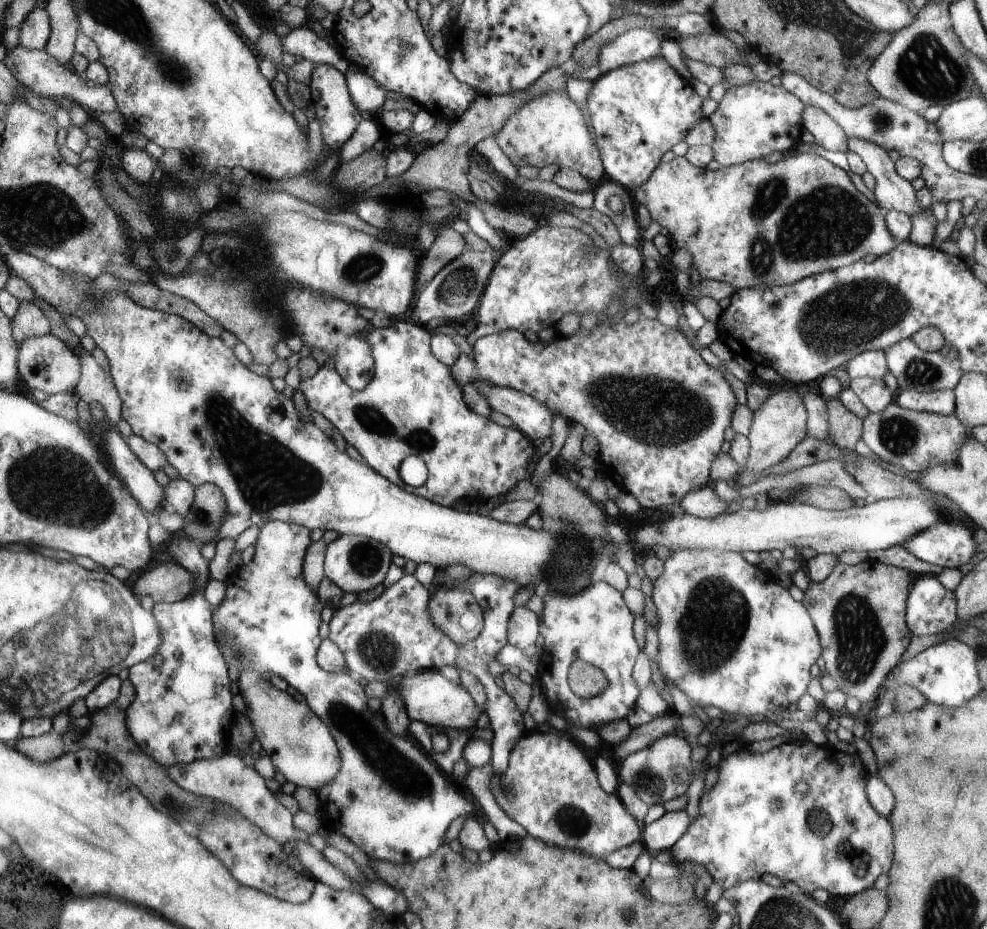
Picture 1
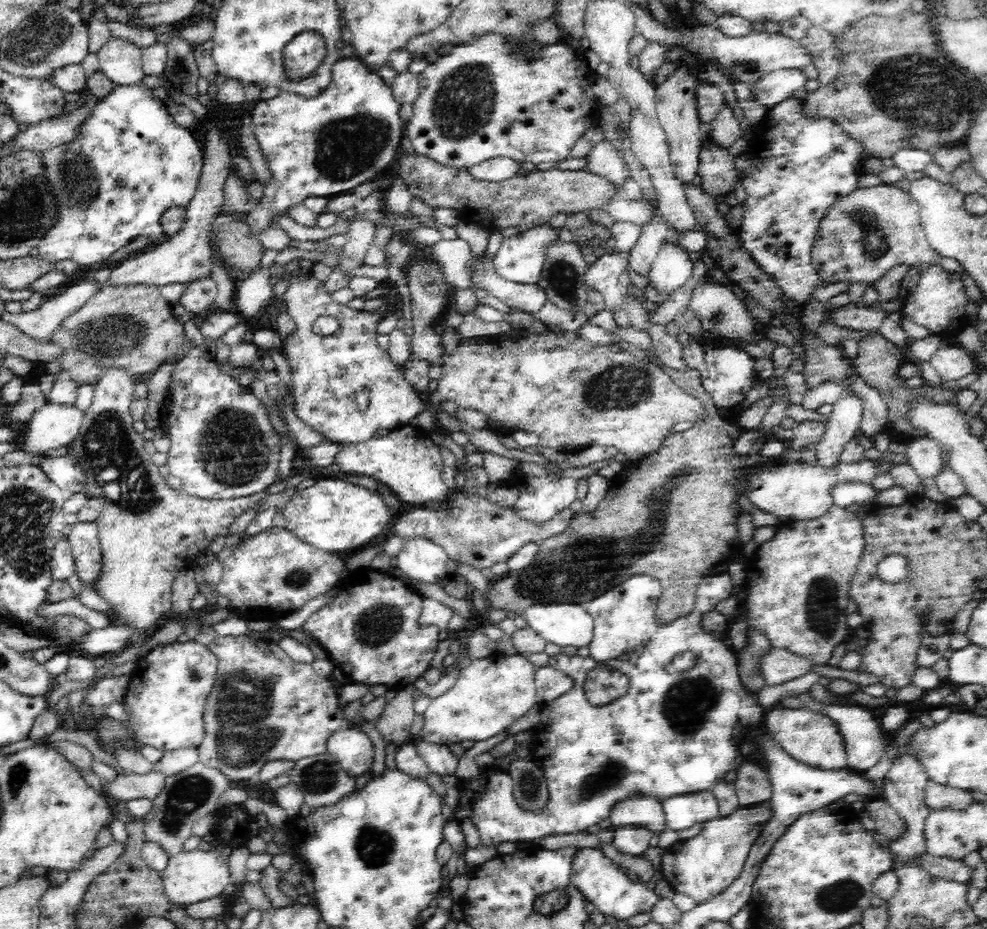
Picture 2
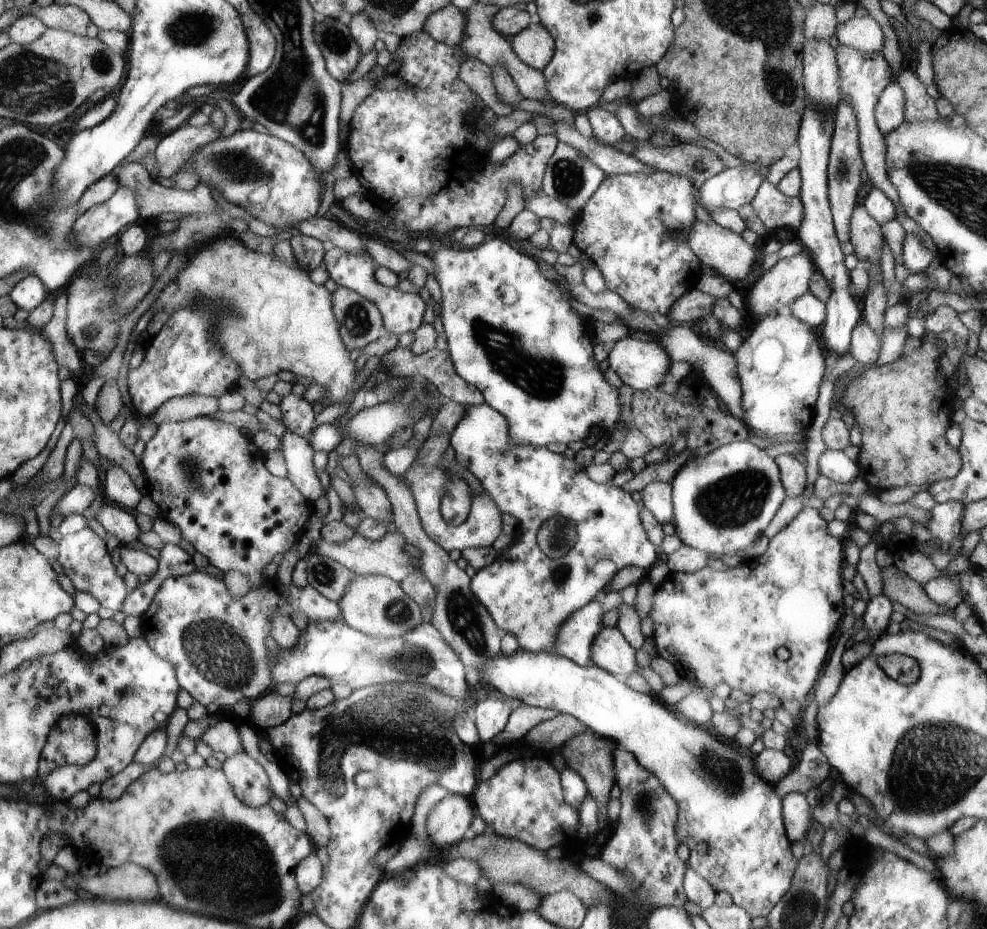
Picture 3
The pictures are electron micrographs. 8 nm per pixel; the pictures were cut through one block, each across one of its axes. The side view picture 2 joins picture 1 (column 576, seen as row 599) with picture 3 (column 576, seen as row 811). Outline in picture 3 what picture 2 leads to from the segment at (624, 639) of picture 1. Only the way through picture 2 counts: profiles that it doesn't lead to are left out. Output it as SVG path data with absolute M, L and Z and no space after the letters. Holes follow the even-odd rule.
M490 405L467 406L464 418L451 432L449 446L454 449L456 461L478 478L484 492L496 502L501 511L510 513L518 520L519 537L500 552L490 566L476 571L470 581L470 590L480 604L486 607L496 626L517 638L519 650L556 655L558 628L574 612L588 604L620 570L638 566L647 572L658 560L656 548L648 540L640 522L640 508L628 492L622 487L590 480L584 467L578 466L574 459L568 459L562 453L553 453L544 446L512 444L509 421ZM553 516L572 518L572 522L576 524L576 544L568 554L557 559L548 558L537 543L538 529Z

